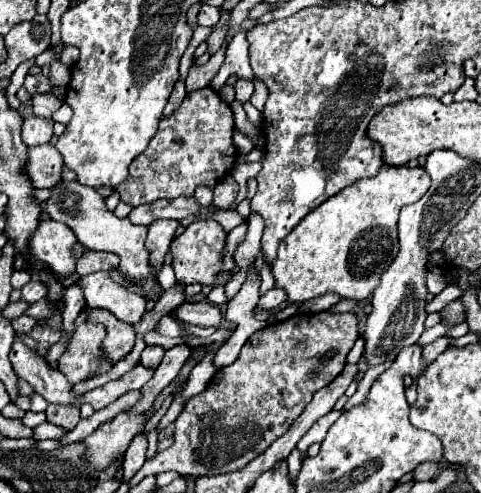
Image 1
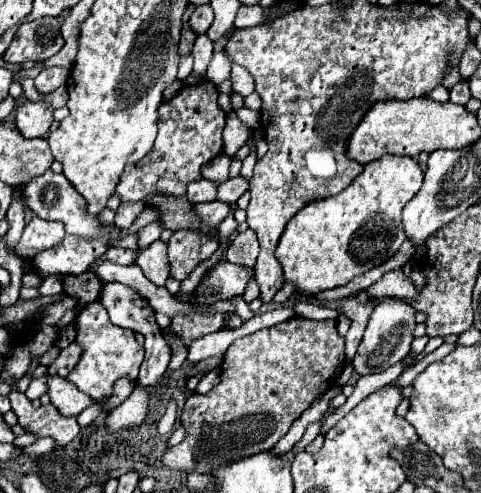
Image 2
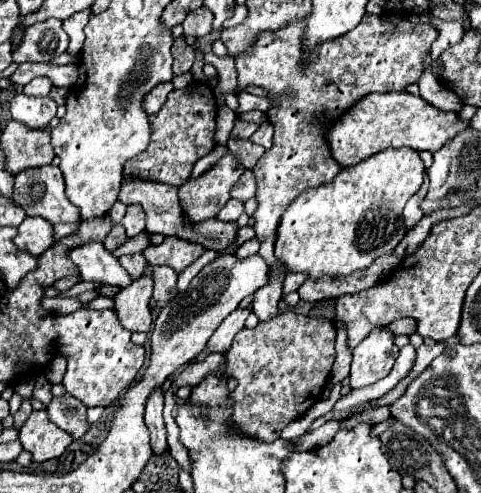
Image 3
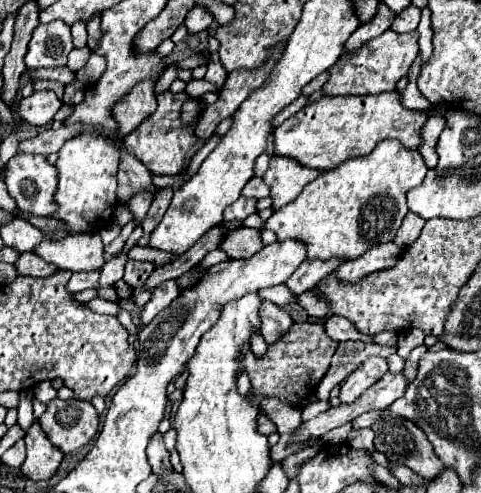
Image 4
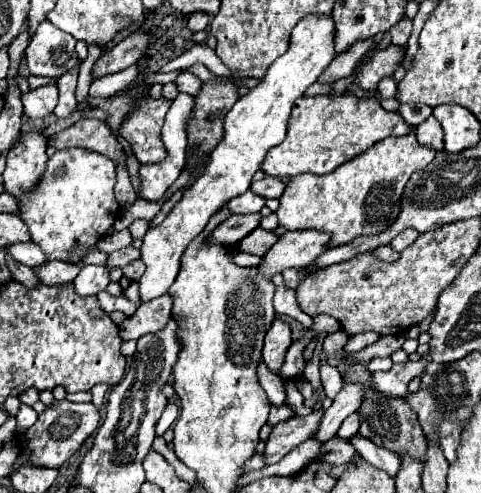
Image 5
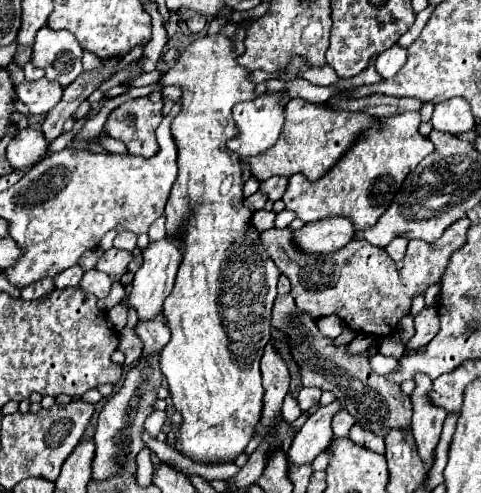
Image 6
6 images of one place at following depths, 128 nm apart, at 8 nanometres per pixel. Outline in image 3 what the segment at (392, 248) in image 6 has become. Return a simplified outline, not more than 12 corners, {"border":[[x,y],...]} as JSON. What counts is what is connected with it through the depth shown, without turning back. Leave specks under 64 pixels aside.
{"border":[[427,172],[424,173],[420,192],[414,194],[406,208],[406,226],[412,228],[422,218],[420,200],[426,196],[429,186]]}

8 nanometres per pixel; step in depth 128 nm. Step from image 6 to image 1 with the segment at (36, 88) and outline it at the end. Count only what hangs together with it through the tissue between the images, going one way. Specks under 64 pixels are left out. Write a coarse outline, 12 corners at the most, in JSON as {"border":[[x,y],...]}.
{"border":[[26,118],[22,140],[26,146],[48,144],[54,120]]}

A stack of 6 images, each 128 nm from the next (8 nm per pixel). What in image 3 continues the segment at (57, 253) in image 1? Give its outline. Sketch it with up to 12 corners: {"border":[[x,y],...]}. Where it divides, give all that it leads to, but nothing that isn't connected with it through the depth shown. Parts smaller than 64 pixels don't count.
{"border":[[24,218],[16,248],[40,256],[54,242],[44,218]]}

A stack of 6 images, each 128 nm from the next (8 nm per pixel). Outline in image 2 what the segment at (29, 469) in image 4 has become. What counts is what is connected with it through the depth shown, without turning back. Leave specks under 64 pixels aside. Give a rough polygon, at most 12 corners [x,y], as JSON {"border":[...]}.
{"border":[[16,390],[8,400],[18,422],[38,438],[52,436],[58,448],[80,432],[76,418],[60,416],[52,404],[32,408]]}

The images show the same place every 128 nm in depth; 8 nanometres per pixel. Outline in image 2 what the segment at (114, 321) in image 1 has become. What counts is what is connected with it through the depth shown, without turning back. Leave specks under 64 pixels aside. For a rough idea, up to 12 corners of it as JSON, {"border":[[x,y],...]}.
{"border":[[102,304],[76,318],[84,346],[68,380],[102,400],[136,380],[144,348]]}

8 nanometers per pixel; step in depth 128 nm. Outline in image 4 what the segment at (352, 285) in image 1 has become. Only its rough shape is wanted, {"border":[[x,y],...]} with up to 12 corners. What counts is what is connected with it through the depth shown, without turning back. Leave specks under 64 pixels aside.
{"border":[[384,140],[306,184],[264,228],[306,260],[394,240],[428,168]]}

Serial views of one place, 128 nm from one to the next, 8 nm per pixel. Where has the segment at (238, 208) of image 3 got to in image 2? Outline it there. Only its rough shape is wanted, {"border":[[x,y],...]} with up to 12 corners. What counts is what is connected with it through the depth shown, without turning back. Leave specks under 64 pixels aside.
{"border":[[220,200],[192,206],[198,220],[214,228],[230,206]]}

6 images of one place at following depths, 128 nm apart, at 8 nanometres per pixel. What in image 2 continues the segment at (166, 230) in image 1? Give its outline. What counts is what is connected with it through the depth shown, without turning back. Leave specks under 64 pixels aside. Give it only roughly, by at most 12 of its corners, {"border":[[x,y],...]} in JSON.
{"border":[[166,242],[140,250],[136,264],[148,280],[164,286],[170,270]]}

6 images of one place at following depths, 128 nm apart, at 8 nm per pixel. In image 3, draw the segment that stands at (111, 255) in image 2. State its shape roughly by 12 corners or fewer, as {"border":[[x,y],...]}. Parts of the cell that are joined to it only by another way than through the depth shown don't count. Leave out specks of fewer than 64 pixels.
{"border":[[142,254],[120,256],[118,262],[136,280],[146,268]]}

